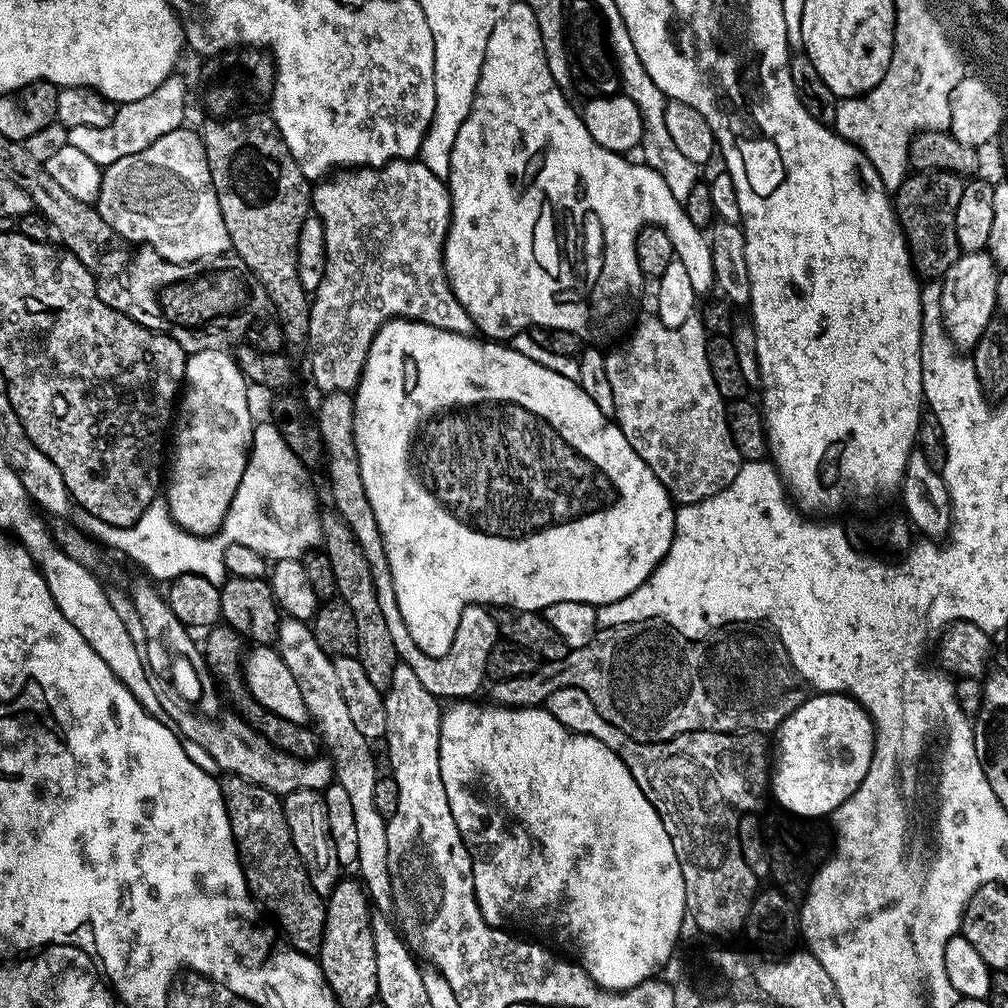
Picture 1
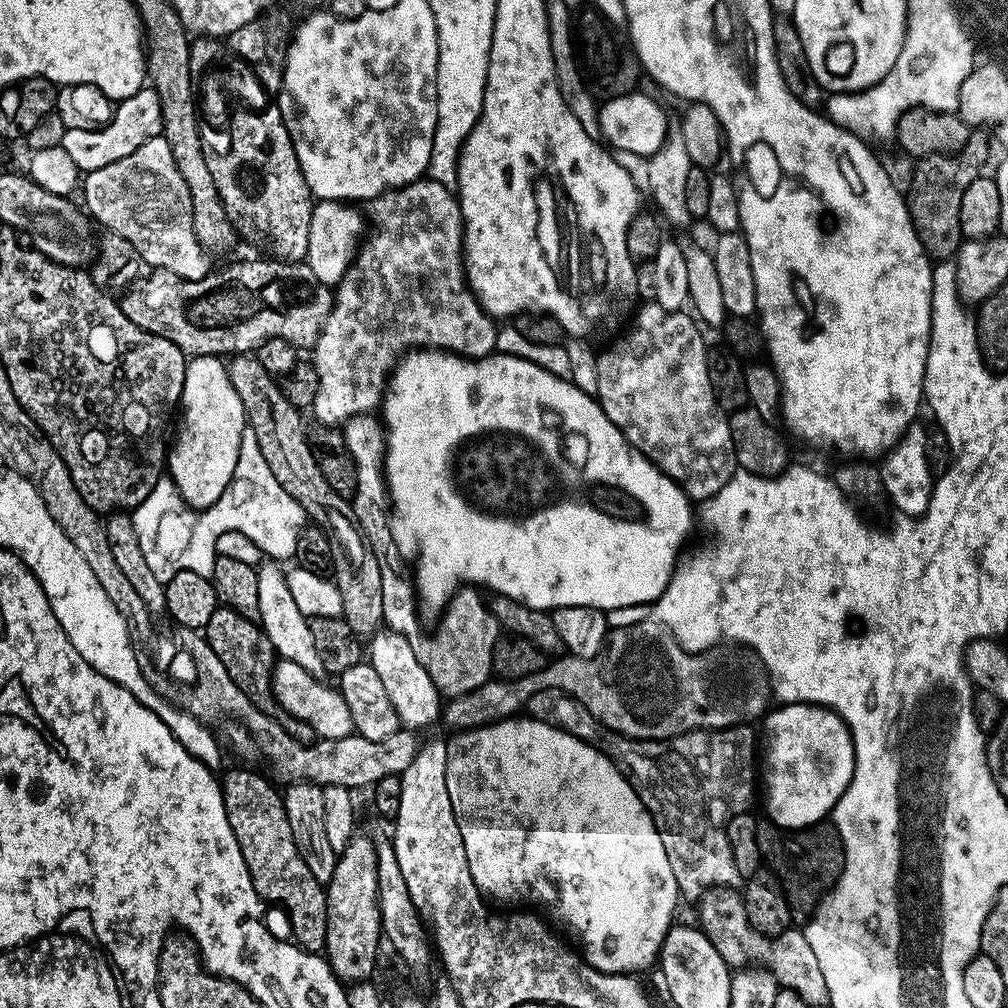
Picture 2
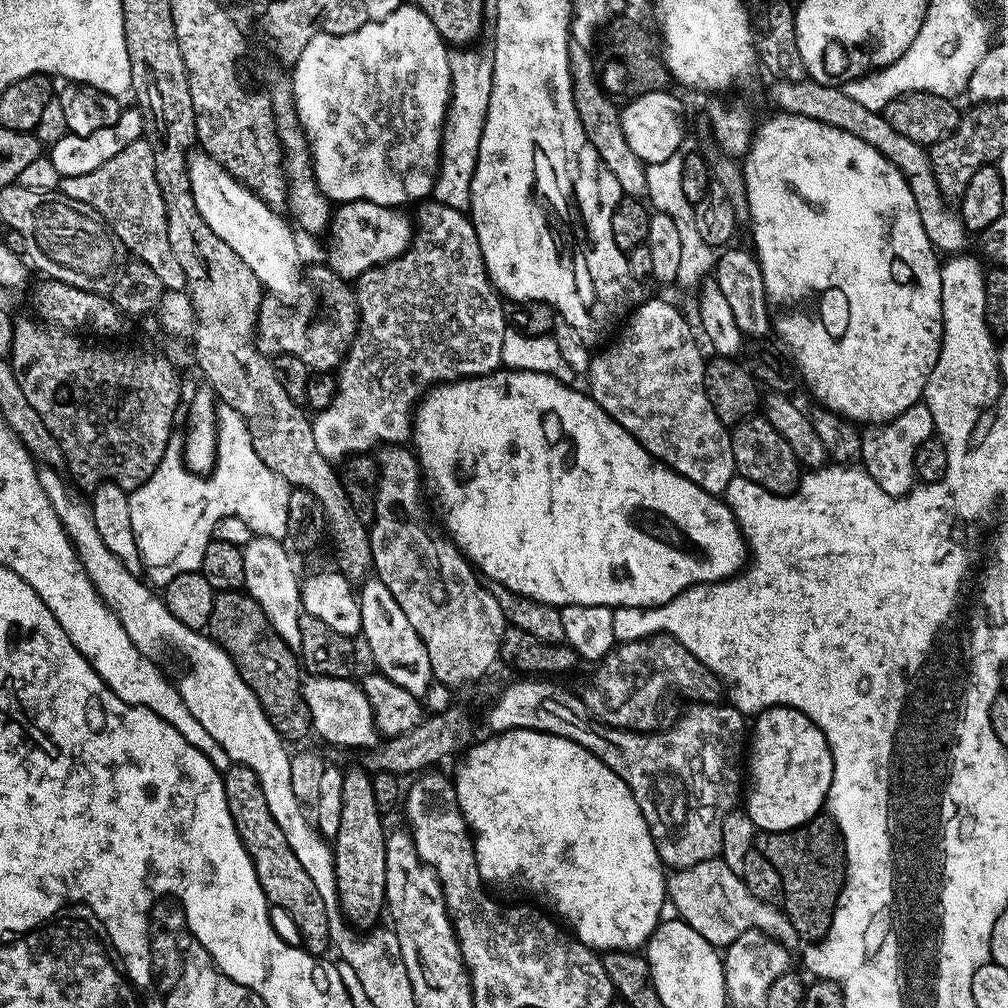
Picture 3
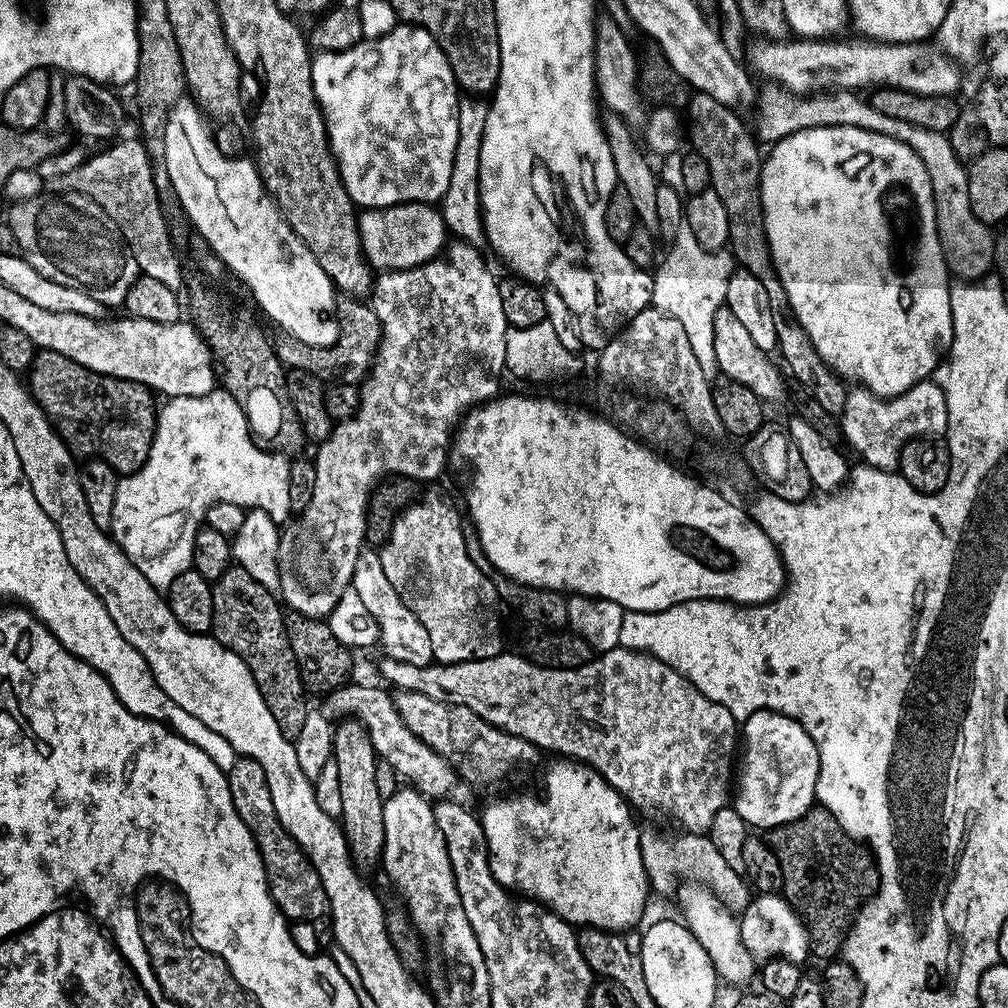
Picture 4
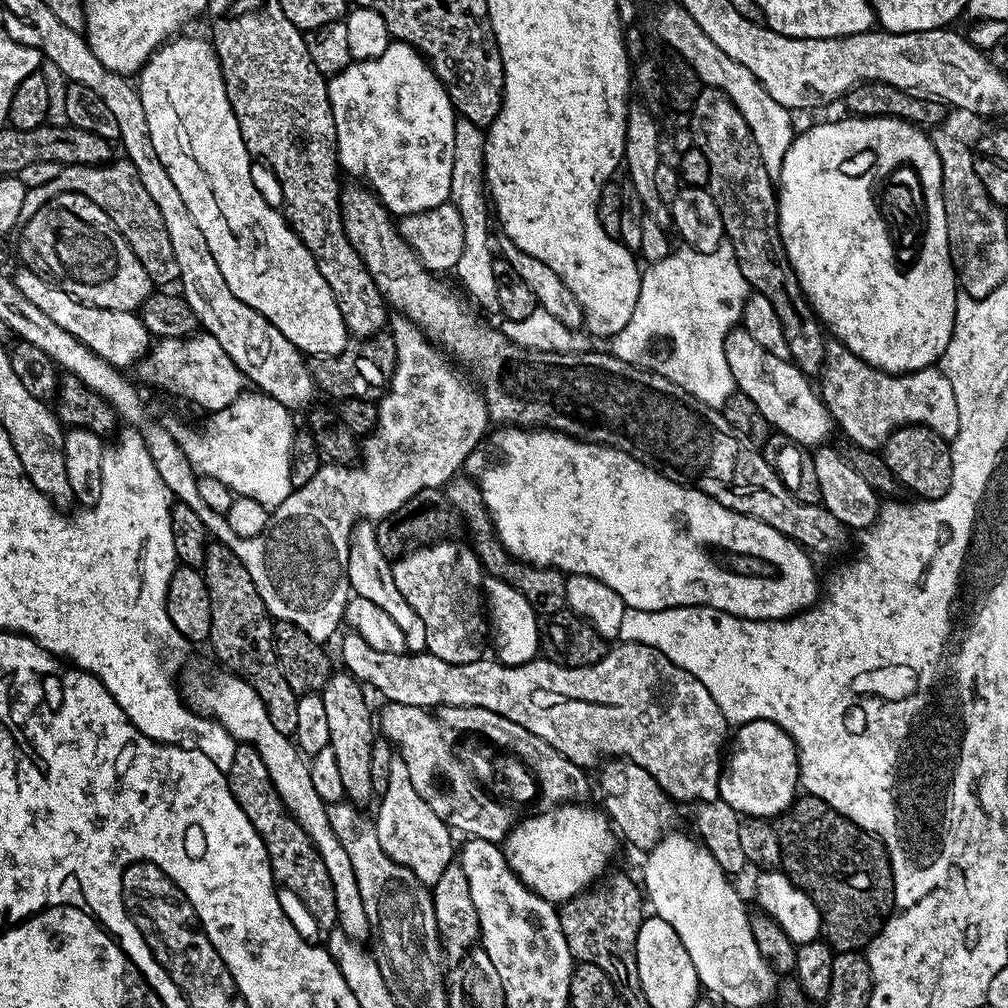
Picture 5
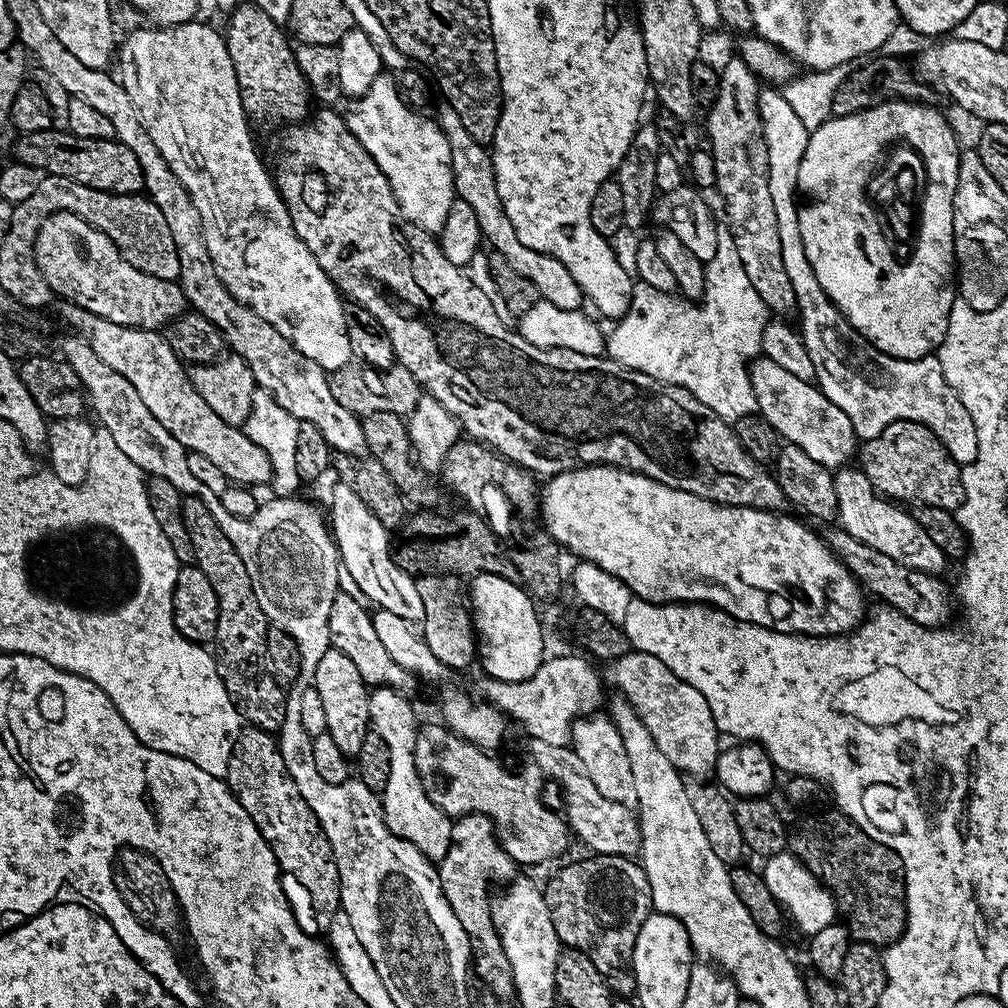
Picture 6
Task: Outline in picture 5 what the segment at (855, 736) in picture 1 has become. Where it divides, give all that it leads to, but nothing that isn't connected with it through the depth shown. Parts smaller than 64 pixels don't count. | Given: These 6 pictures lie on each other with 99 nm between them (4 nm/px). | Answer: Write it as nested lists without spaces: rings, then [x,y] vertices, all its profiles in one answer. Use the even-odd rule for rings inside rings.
[[[755,720],[754,722],[746,722],[745,724],[739,725],[734,732],[734,740],[736,736],[736,748],[737,752],[732,757],[727,757],[726,767],[721,771],[720,774],[720,794],[719,799],[726,802],[726,806],[730,806],[736,812],[740,813],[741,816],[762,816],[765,818],[775,818],[780,815],[781,812],[787,810],[792,801],[796,799],[798,795],[798,785],[800,783],[800,759],[796,756],[796,743],[794,743],[788,735],[774,722],[769,720]]]

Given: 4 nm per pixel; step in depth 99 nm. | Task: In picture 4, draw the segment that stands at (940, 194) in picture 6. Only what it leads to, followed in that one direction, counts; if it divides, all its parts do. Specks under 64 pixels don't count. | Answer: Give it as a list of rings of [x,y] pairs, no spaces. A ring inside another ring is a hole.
[[[842,126],[841,128],[811,128],[790,134],[786,138],[775,141],[767,149],[760,166],[760,201],[764,207],[764,229],[766,238],[770,246],[772,261],[776,267],[778,278],[786,290],[786,298],[792,307],[797,322],[806,330],[810,342],[814,342],[814,350],[822,358],[822,362],[827,364],[837,376],[845,381],[856,380],[857,385],[869,388],[876,396],[897,396],[910,386],[918,382],[929,379],[936,371],[936,365],[940,363],[942,354],[947,353],[952,344],[952,307],[950,306],[950,273],[942,246],[938,242],[938,230],[936,229],[936,207],[934,206],[934,194],[930,186],[930,174],[926,166],[922,166],[922,158],[910,150],[902,142],[894,138],[886,138],[882,134],[874,134],[870,130],[858,130],[854,126]],[[895,184],[901,184],[903,191],[912,197],[912,207],[914,209],[914,224],[920,233],[916,236],[916,264],[912,264],[903,272],[896,268],[892,261],[892,244],[888,241],[890,229],[888,217],[884,215],[884,197]]]

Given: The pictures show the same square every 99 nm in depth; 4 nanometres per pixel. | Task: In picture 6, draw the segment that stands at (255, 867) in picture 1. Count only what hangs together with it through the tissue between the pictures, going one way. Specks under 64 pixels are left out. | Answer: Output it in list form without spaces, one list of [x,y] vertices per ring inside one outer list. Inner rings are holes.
[[[241,727],[230,754],[226,783],[246,814],[250,814],[254,826],[258,826],[262,838],[266,838],[272,847],[281,873],[285,877],[293,876],[304,887],[317,918],[329,922],[342,908],[338,862],[334,858],[332,843],[326,838],[318,818],[314,818],[314,810],[306,806],[302,790],[298,790],[294,778],[290,778],[277,737],[261,728]]]

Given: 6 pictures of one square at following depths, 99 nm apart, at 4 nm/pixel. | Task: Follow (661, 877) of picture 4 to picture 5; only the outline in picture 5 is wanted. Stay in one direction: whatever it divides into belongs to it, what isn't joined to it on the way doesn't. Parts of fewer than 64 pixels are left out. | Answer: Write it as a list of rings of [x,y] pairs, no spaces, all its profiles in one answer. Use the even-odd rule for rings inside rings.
[[[616,758],[605,763],[599,772],[600,792],[604,795],[602,808],[614,825],[615,831],[623,839],[625,836],[634,847],[651,850],[671,829],[668,827],[672,824],[674,804],[668,793],[660,789],[656,779],[645,768],[623,758]]]

